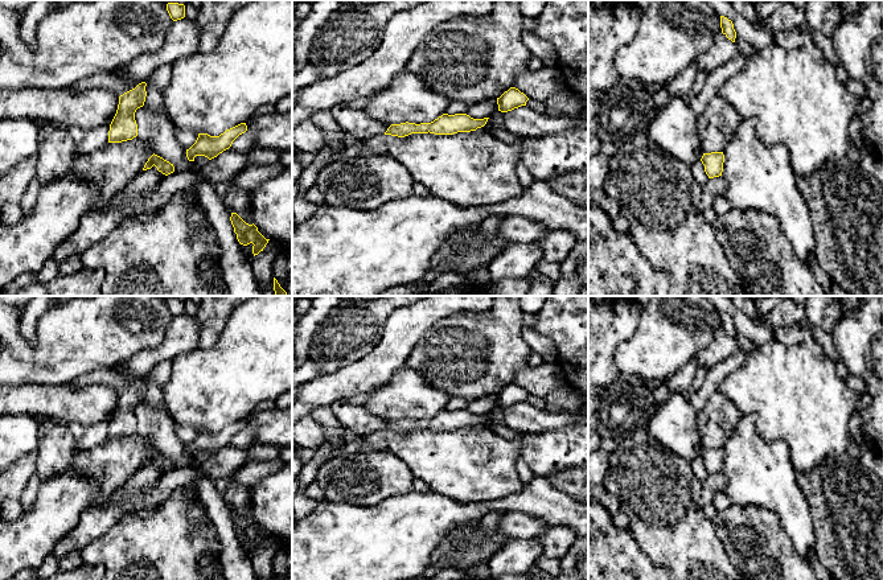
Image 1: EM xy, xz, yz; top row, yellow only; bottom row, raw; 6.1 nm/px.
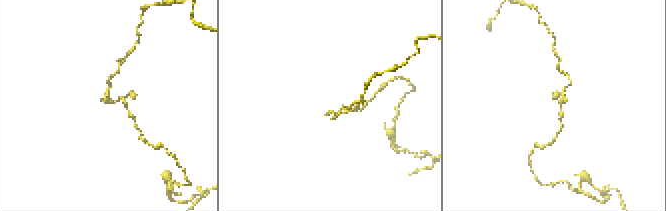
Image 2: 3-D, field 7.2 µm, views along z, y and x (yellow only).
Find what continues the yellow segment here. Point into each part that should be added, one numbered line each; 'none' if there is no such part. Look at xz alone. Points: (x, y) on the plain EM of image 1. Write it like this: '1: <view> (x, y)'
1: xz (358, 419)

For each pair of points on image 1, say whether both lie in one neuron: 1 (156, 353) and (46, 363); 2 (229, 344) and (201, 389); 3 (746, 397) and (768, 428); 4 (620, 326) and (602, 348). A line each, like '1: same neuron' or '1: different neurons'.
1: different neurons
2: same neuron
3: same neuron
4: same neuron

